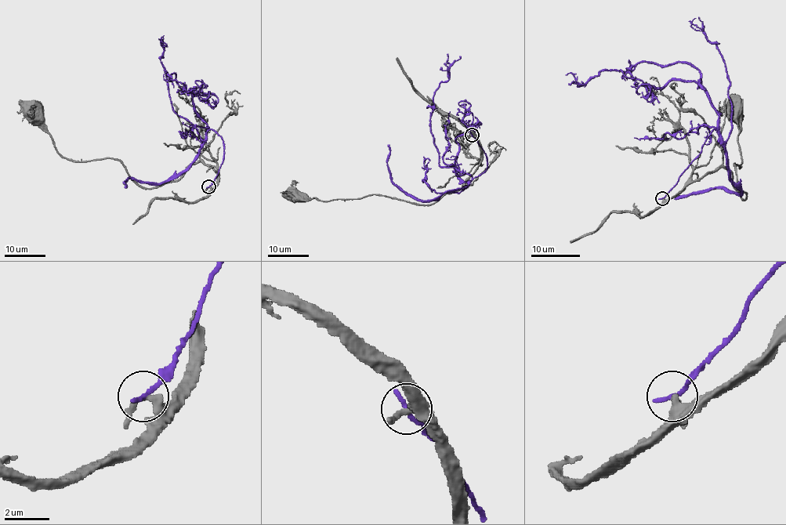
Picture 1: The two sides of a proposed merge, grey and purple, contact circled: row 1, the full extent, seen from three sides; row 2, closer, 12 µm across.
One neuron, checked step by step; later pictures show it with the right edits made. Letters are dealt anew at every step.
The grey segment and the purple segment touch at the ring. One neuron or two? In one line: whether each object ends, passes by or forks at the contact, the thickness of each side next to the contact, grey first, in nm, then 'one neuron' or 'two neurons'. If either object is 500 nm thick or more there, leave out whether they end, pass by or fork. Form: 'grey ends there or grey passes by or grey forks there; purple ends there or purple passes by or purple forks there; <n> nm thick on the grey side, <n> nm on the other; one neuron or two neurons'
grey passes by; purple ends there; 280 nm thick on the grey side, 220 nm on the other; two neurons

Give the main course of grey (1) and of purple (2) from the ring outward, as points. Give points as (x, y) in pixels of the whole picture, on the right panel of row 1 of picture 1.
1: (663, 198), (722, 167), (746, 197), (741, 197), (734, 166), (741, 164), (737, 106)
2: (663, 198), (717, 125), (698, 71), (685, 63), (638, 61), (584, 84), (566, 75)

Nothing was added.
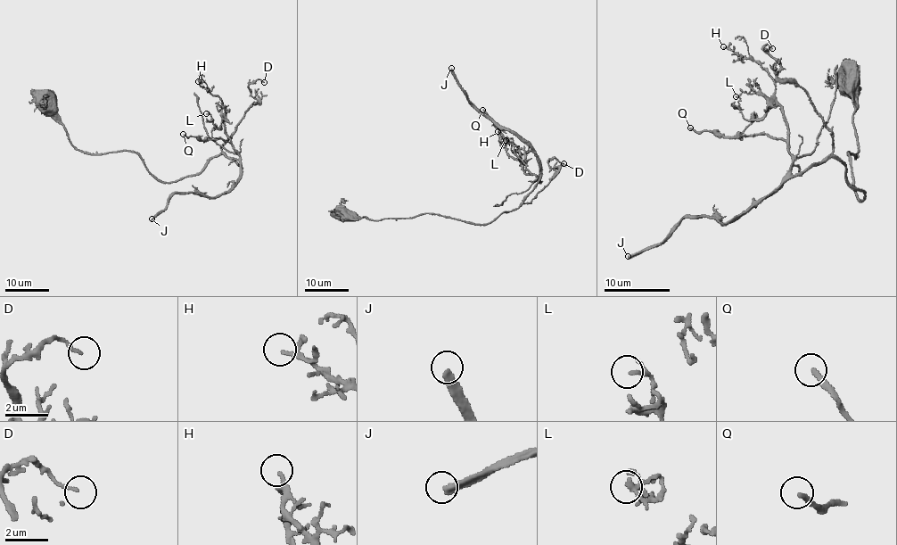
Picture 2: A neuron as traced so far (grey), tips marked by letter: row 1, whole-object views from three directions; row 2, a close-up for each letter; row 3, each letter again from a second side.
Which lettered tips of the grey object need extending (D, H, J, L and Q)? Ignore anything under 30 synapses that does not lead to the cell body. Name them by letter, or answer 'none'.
J, Q

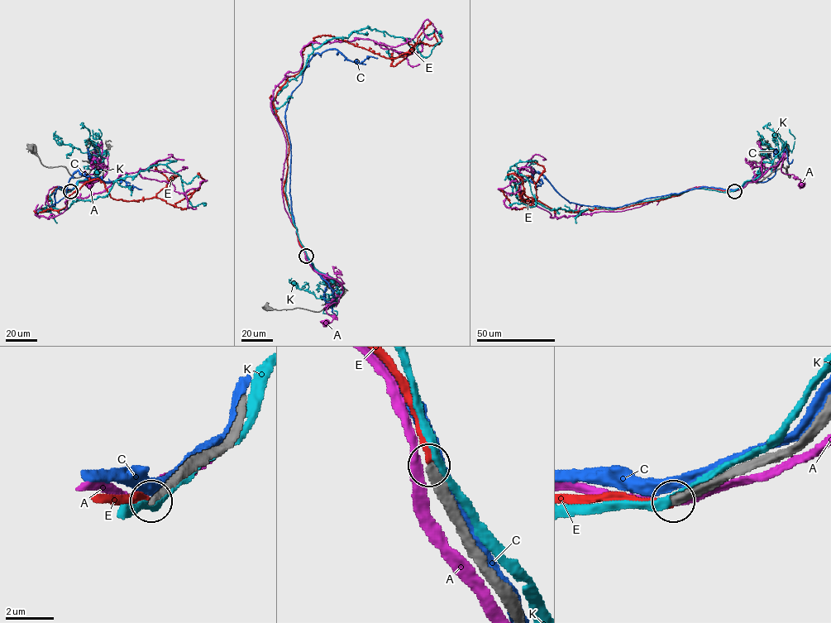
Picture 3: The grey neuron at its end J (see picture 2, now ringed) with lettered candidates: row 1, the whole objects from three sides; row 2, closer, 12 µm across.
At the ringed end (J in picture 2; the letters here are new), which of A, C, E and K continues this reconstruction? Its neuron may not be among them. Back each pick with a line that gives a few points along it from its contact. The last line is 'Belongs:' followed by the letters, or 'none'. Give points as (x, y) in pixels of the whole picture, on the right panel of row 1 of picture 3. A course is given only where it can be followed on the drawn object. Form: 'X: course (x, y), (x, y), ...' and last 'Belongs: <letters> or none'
E: course (734, 191), (568, 212), (514, 179), (522, 199), (537, 197), (528, 205), (507, 174)
Belongs: E

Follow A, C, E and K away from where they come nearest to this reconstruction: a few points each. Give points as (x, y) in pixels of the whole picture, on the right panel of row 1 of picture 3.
A: (734, 190), (741, 189), (747, 182), (756, 181), (776, 165), (784, 154), (781, 171), (793, 174), (801, 184)
C: (735, 189), (694, 188), (611, 208), (570, 203), (534, 171), (528, 179), (541, 180), (537, 189)
E: (734, 191), (568, 212), (514, 179), (522, 199), (537, 197), (528, 205), (507, 174)
K: (735, 190), (693, 188), (623, 208), (550, 209), (516, 197), (507, 176), (515, 165), (536, 205), (508, 204)

